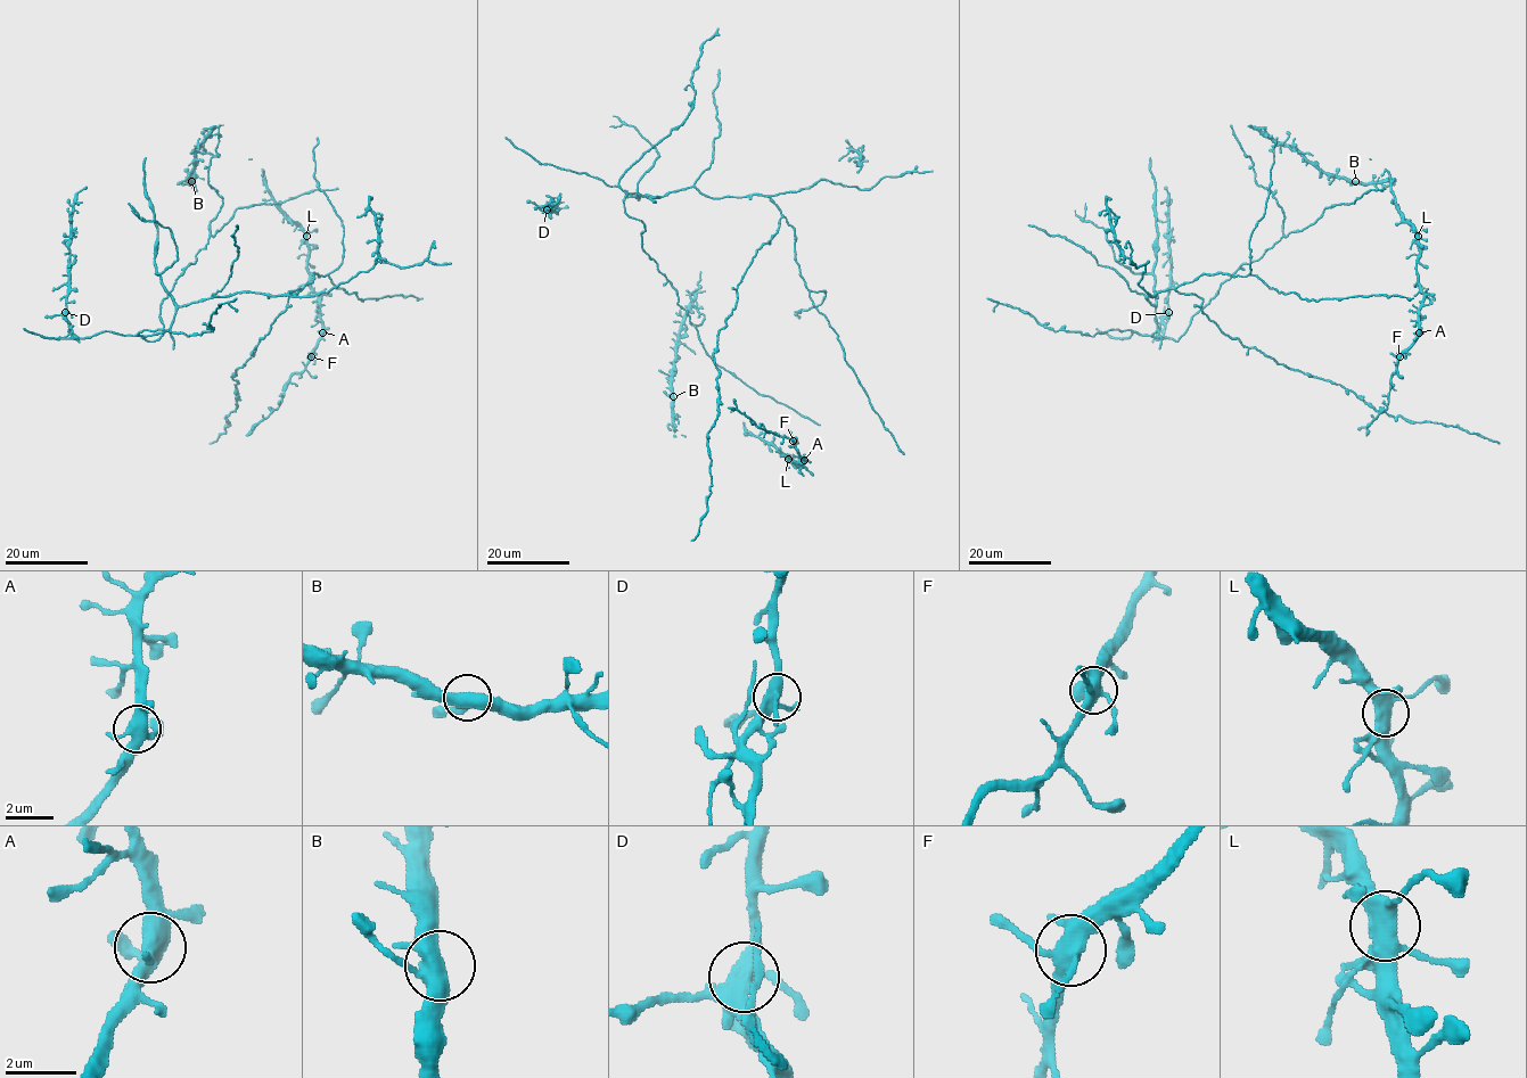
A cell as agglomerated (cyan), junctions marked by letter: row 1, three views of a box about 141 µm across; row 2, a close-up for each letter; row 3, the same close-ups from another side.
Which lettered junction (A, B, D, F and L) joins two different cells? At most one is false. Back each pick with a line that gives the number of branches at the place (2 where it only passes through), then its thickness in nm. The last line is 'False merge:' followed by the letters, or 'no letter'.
False merge: no letter

